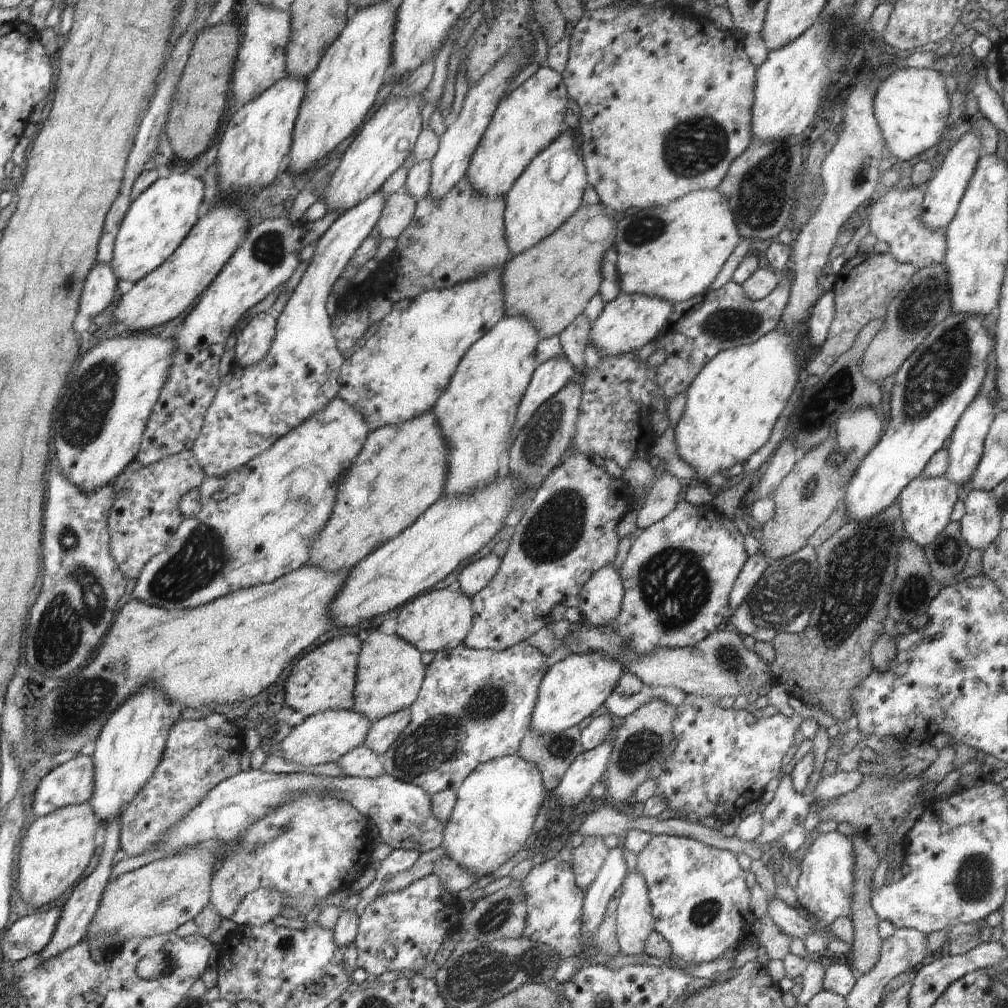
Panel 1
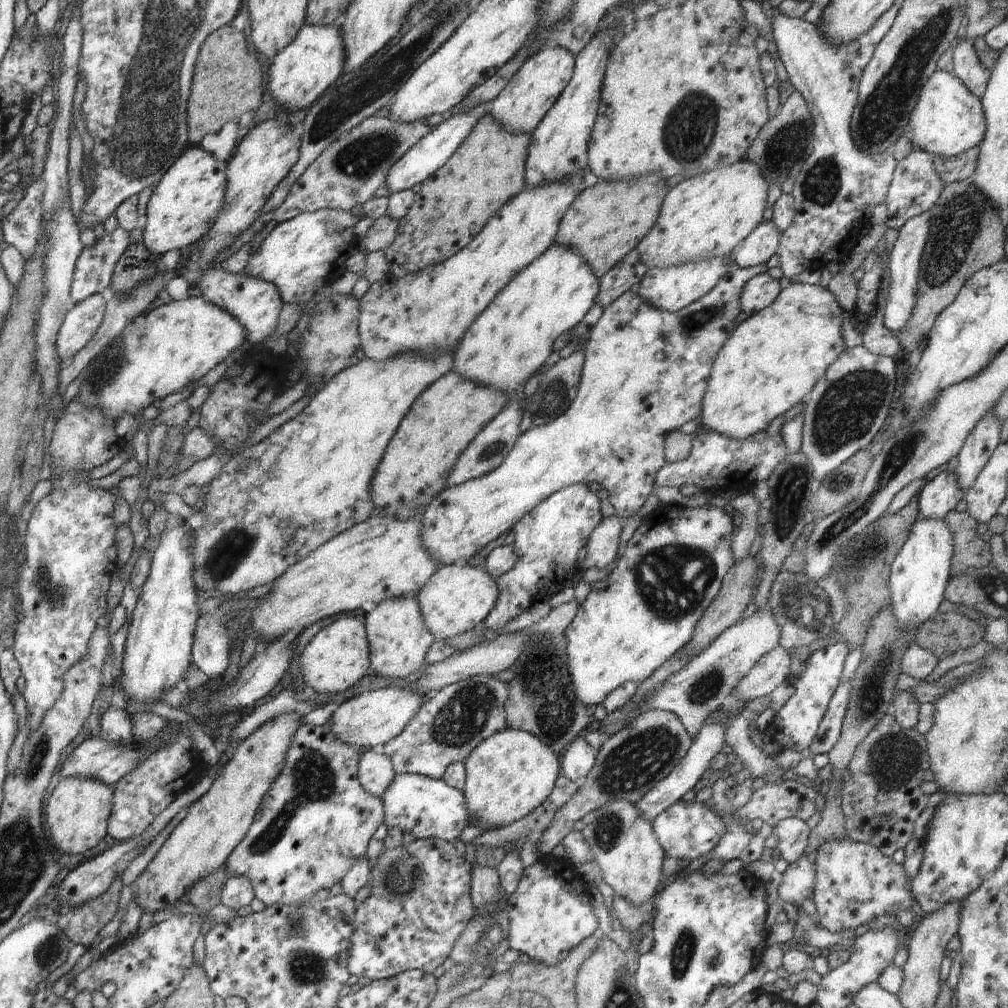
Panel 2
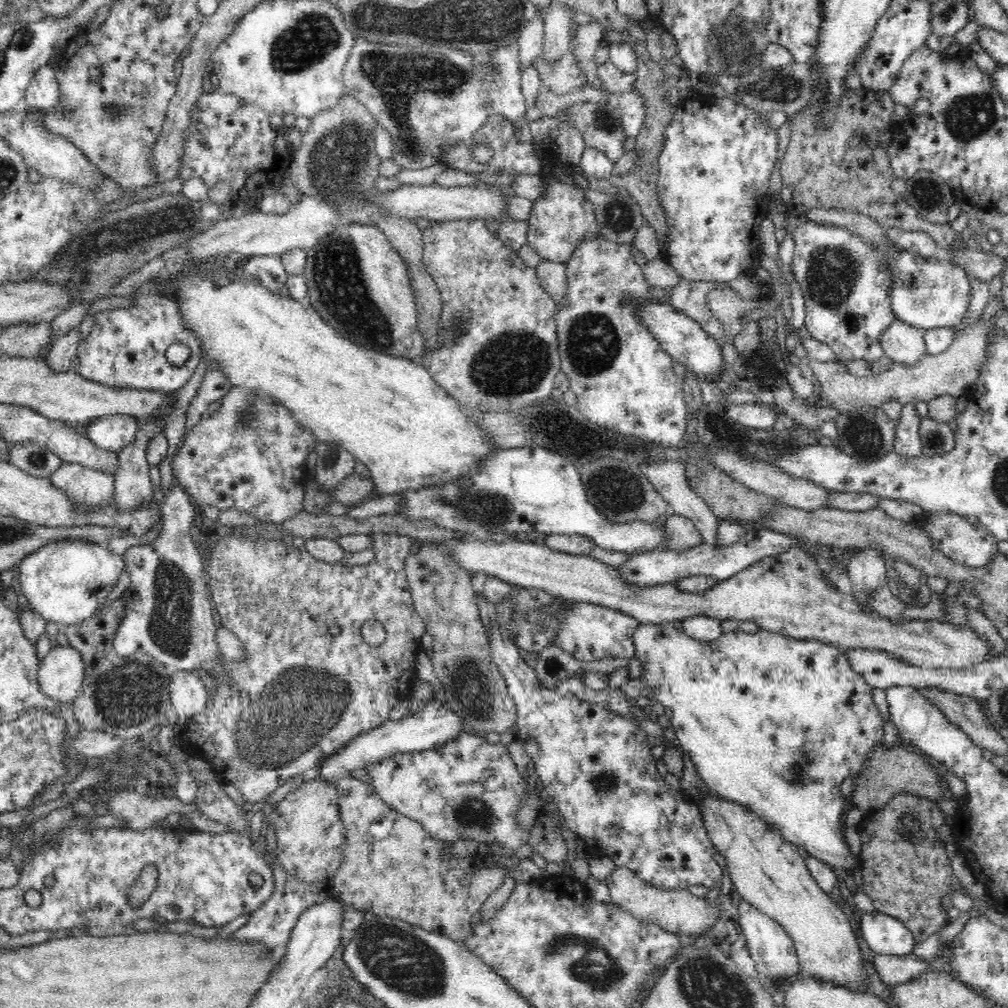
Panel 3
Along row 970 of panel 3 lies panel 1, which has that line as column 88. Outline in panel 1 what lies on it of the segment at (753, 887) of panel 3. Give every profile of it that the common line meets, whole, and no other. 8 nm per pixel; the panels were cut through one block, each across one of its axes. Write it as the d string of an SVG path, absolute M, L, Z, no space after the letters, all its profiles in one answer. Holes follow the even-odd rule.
M89 802L62 807L49 815L38 817L29 826L19 842L16 886L20 898L27 902L32 911L60 898L84 874L100 842L98 830L99 820Z

